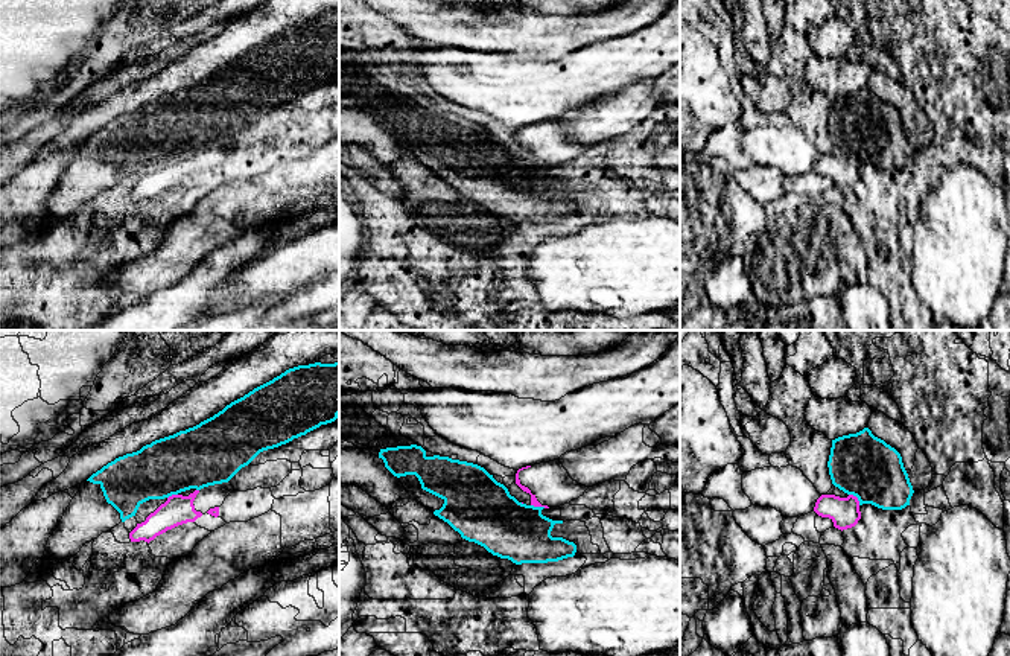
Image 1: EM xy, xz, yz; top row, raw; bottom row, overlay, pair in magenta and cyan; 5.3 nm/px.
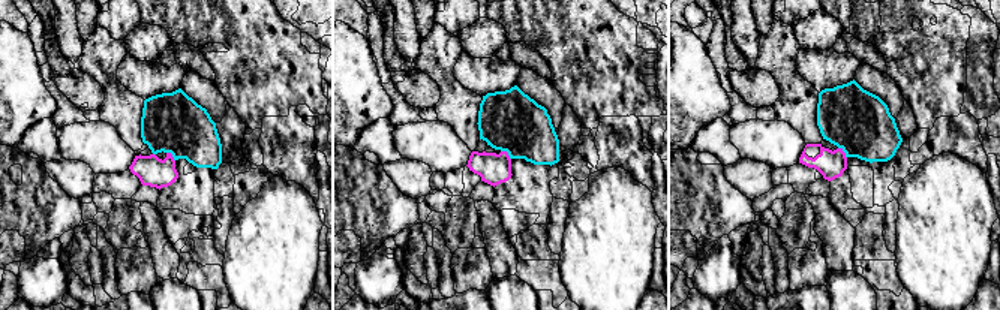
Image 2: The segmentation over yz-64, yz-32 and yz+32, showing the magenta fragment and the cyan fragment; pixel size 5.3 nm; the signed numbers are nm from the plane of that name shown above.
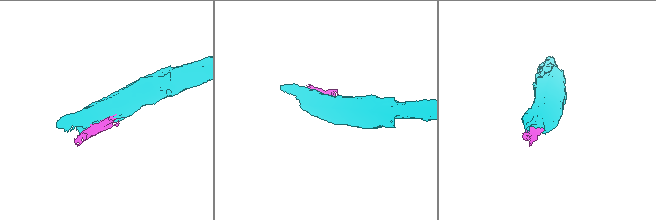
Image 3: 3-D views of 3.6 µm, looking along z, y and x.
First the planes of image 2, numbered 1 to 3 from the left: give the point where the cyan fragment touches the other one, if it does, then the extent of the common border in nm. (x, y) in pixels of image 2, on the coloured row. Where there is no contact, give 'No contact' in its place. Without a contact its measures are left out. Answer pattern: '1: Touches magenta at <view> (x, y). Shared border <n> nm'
1: Touches magenta at yz-64 (171, 156). Shared border 70 nm
2: Touches magenta at yz-32 (507, 153). Shared border 80 nm
3: Touches magenta at yz+32 (844, 153). Shared border 80 nm

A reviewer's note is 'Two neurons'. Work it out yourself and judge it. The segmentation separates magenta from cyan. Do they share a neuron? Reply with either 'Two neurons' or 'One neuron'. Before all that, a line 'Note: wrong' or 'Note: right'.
Note: right
Two neurons

